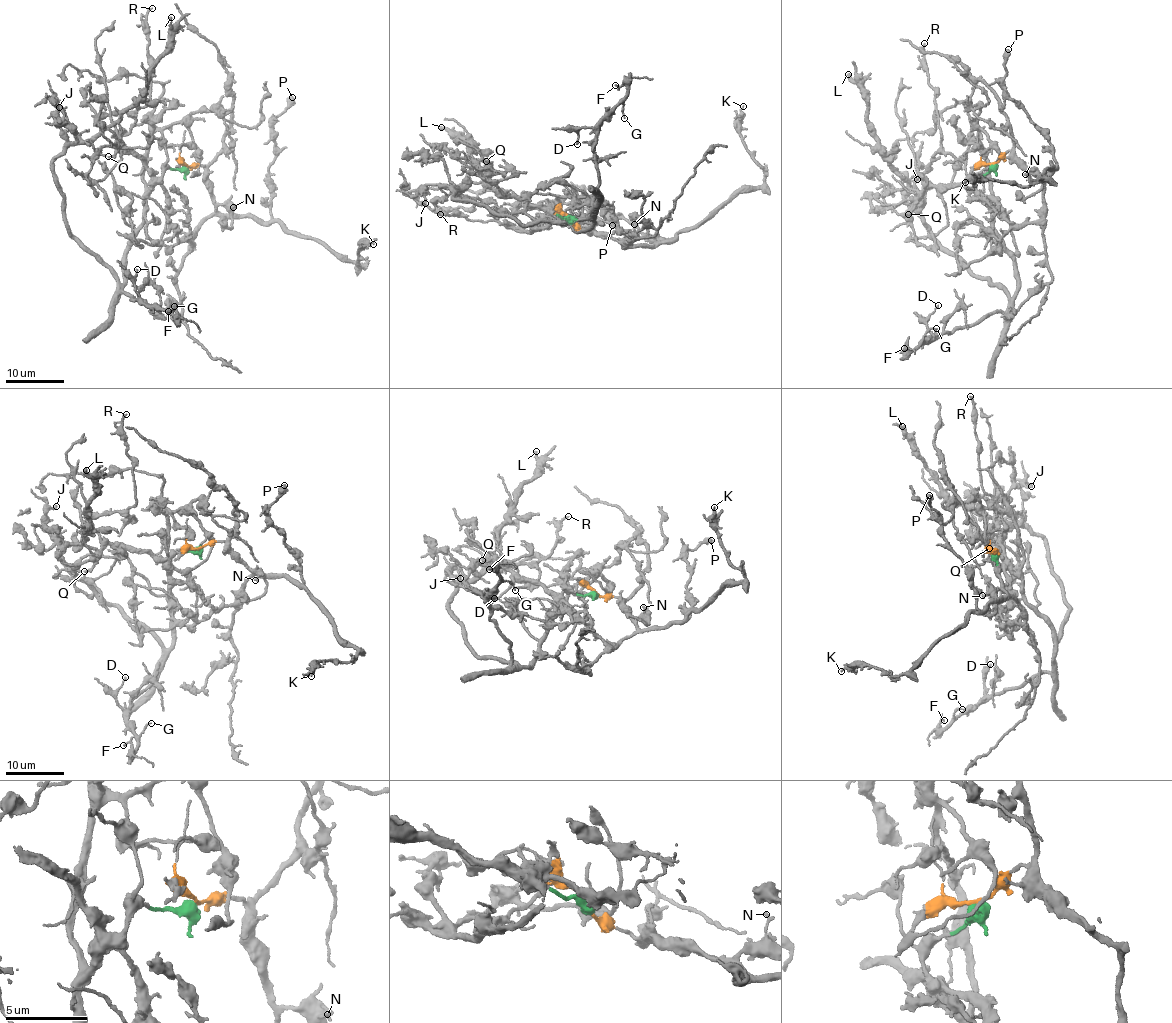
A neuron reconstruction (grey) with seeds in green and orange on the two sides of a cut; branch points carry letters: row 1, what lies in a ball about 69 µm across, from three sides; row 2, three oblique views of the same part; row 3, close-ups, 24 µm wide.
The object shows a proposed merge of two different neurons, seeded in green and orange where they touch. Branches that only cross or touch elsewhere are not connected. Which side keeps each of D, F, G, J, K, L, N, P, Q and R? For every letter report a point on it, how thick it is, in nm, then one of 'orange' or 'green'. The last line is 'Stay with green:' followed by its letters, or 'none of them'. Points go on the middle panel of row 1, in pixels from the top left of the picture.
D: at (577, 144); 120 nm thick; green
F: at (615, 85); 120 nm thick; green
G: at (624, 118); 100 nm thick; green
J: at (425, 203); 140 nm thick; green
K: at (743, 106); 130 nm thick; orange
L: at (441, 127); 360 nm thick; green
N: at (634, 224); 170 nm thick; orange
P: at (612, 225); 550 nm thick; orange
Q: at (486, 161); 120 nm thick; green
R: at (440, 214); 180 nm thick; green
Stay with green: D, F, G, J, L, Q, R

